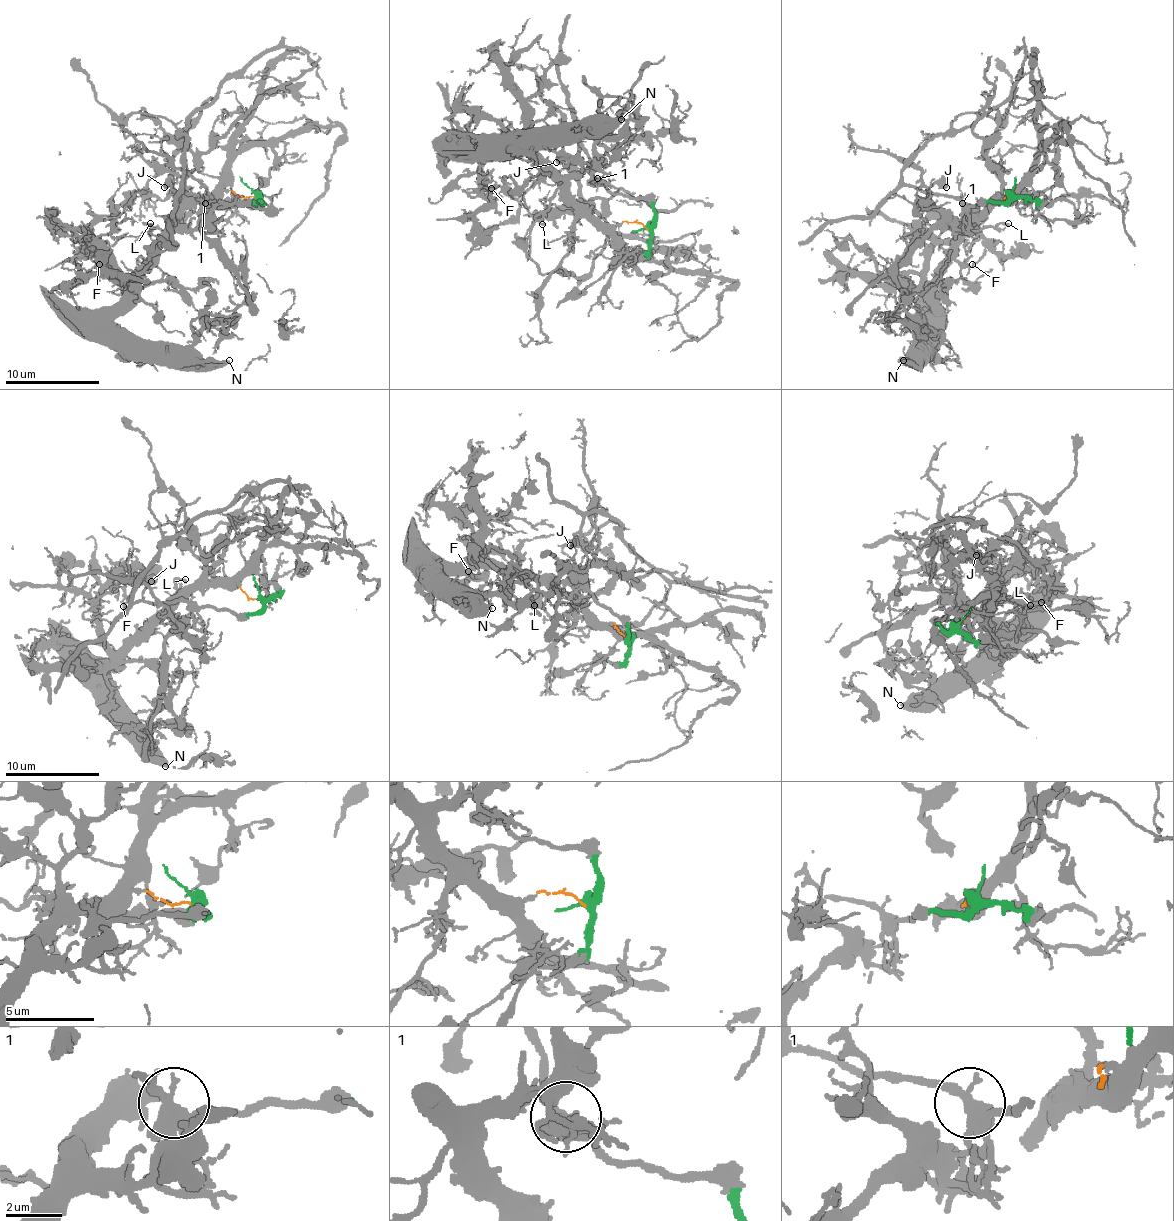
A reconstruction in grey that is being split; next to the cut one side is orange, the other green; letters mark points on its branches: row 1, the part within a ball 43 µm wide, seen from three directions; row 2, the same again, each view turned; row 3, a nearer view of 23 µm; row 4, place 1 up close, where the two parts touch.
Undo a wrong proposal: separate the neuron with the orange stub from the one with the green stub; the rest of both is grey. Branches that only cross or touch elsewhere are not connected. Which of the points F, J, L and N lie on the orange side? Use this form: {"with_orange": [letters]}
{"with_orange": ["F", "L", "N"]}

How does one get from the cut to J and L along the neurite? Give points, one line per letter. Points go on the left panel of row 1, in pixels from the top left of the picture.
J: (255, 197), (262, 202), (208, 206), (196, 194), (180, 192), (168, 183), (164, 187)
L: (255, 197), (243, 197), (227, 190), (215, 199), (196, 199), (166, 227), (152, 230), (150, 223)

